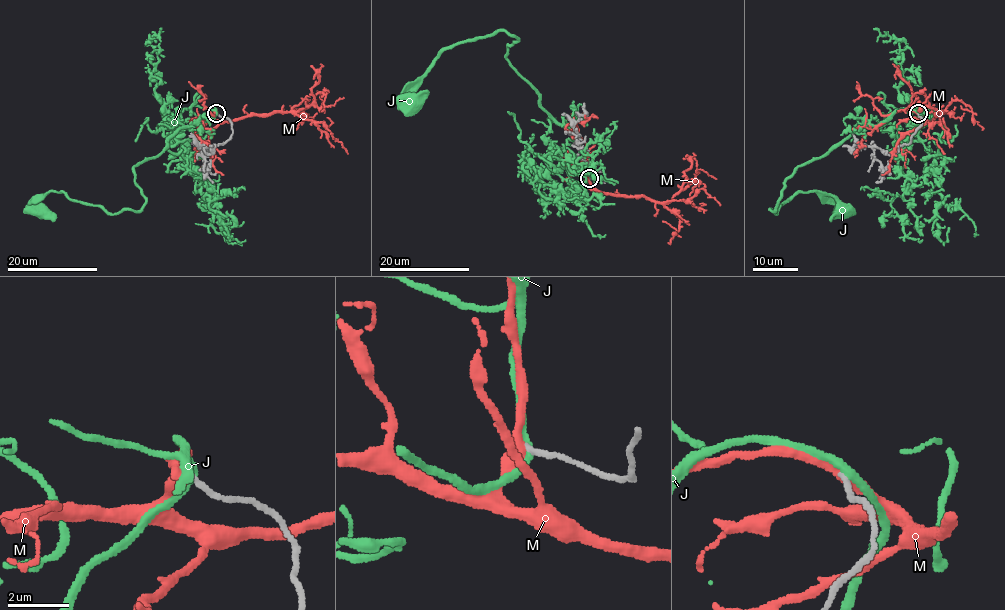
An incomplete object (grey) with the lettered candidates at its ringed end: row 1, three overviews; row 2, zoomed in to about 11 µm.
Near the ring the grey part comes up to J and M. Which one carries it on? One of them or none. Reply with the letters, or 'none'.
J

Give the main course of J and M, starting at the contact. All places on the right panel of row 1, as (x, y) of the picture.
J: (918, 113), (900, 107), (858, 127), (797, 167), (770, 209), (819, 191), (841, 208)
M: (917, 113), (931, 121), (942, 112), (933, 109), (921, 92), (912, 96), (909, 105), (918, 97)

